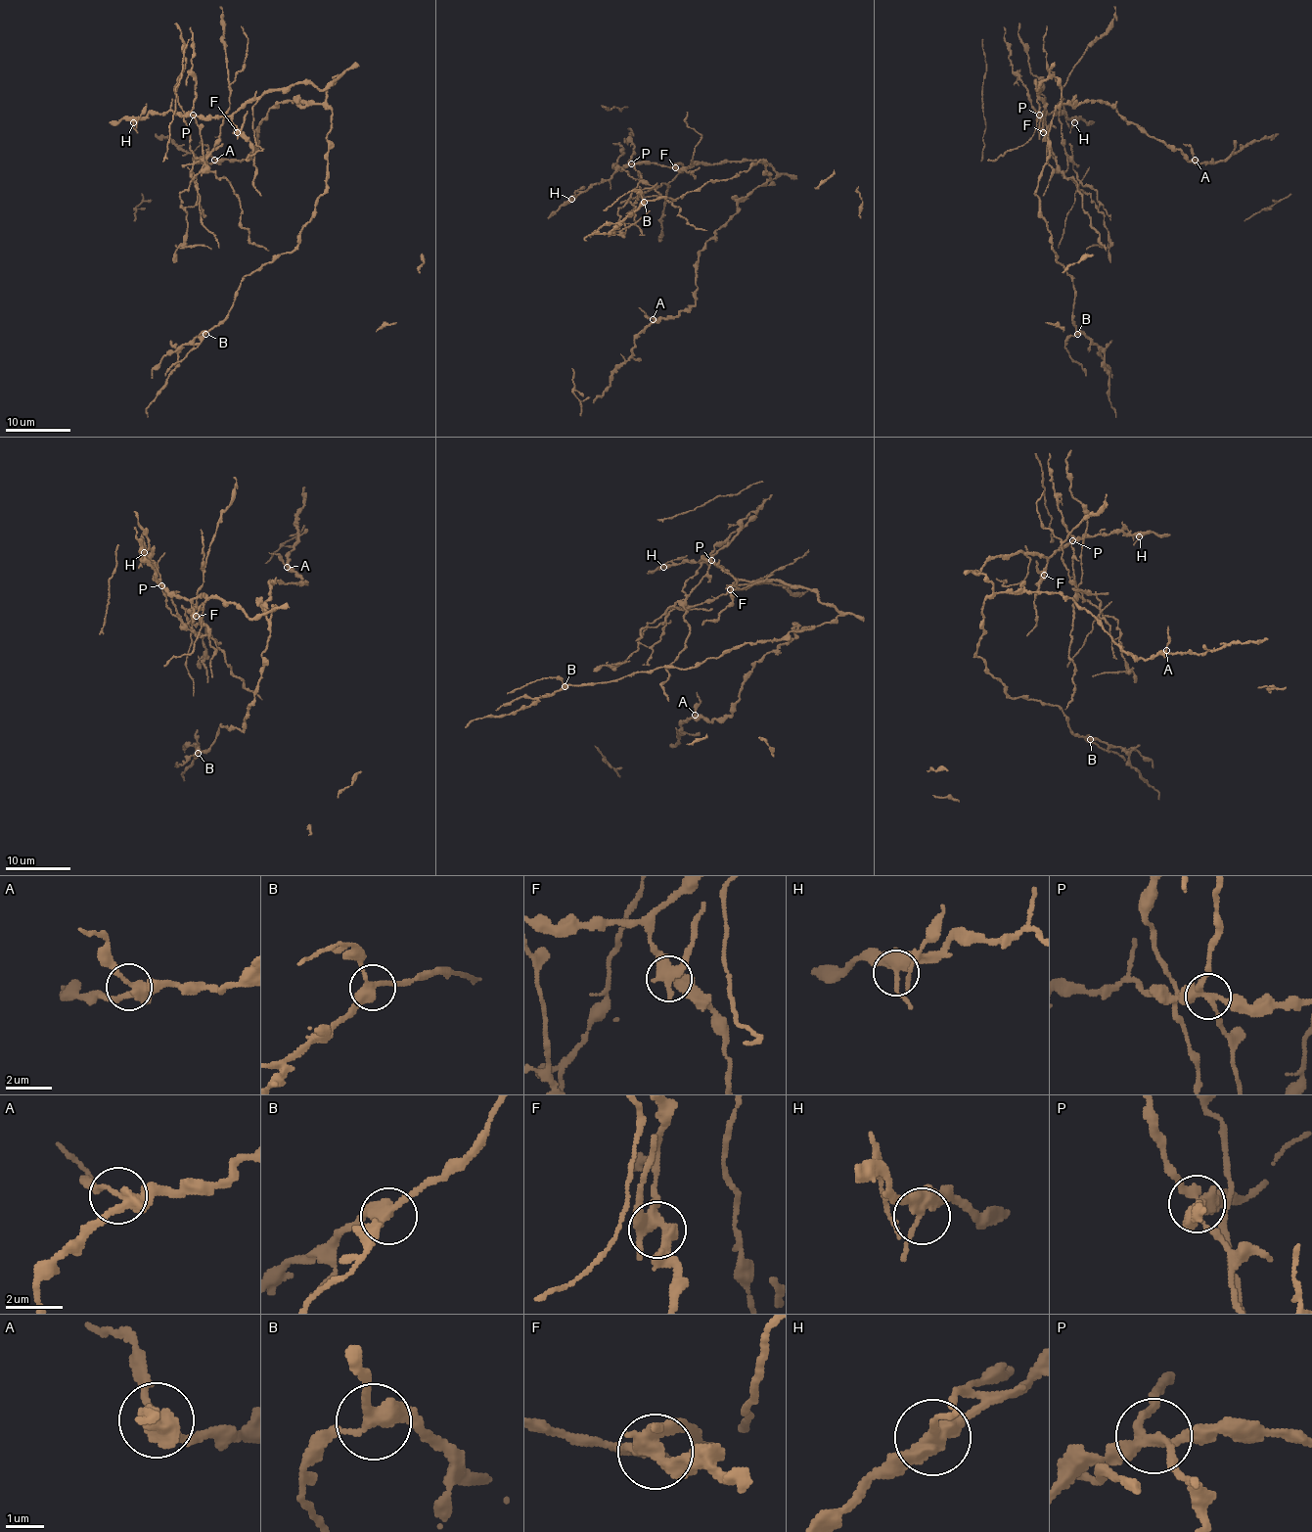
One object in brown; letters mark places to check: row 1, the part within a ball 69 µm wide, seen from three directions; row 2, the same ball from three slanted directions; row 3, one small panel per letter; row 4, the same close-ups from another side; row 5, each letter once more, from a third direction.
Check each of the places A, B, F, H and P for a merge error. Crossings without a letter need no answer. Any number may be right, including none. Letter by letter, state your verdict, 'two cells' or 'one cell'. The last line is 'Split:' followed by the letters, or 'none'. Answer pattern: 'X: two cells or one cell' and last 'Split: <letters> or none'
A: one cell
B: one cell
F: one cell
H: one cell
P: two cells
Split: P

